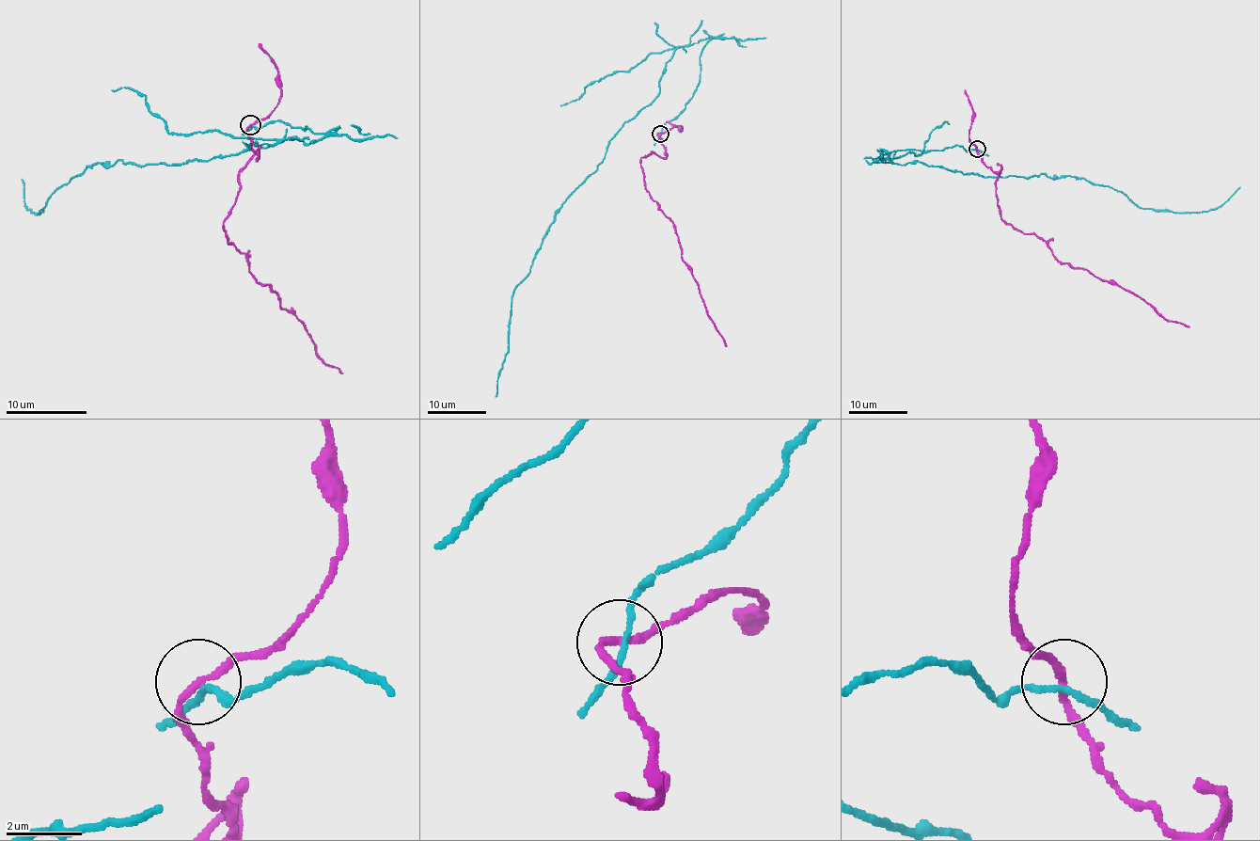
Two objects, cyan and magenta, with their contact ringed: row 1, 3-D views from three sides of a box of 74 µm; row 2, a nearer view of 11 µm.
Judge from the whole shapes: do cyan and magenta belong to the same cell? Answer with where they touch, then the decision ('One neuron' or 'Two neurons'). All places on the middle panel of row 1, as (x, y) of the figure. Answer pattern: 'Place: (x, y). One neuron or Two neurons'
Place: (660, 134). Two neurons

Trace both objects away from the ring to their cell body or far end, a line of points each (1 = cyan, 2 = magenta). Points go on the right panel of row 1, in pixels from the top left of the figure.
1: (976, 150), (880, 156), (984, 177), (1071, 176), (1173, 212), (1221, 206), (1240, 187)
2: (976, 148), (1001, 169), (1000, 216), (1040, 237), (1060, 261), (1189, 327)

